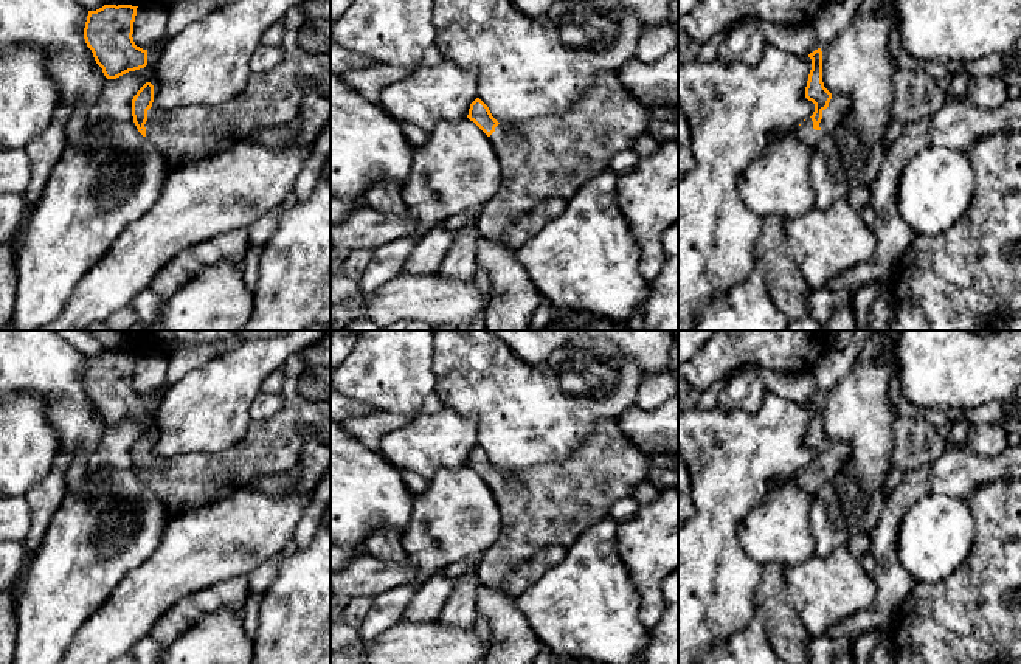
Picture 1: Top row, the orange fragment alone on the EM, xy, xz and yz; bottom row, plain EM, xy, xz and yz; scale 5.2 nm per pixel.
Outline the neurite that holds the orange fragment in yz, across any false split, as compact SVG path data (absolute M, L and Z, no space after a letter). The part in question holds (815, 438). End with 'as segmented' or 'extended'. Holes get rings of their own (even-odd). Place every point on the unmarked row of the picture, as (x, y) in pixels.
M821 396L810 400L808 405L812 406L812 417L805 434L805 445L815 451L815 459L794 476L794 482L801 490L815 496L846 465L850 458L850 447L830 441L824 434Z | extended

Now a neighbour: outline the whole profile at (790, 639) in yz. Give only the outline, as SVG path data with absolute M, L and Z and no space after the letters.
M779 563L763 566L756 607L767 616L767 631L777 658L784 664L810 664L810 635L788 602L787 566Z

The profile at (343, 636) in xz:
M331 621L331 652L349 648L358 641L360 630L340 621Z

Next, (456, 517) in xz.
M473 469L441 472L425 492L414 495L402 535L407 555L417 565L417 583L374 597L360 641L369 645L399 624L417 586L448 565L486 552L500 538L501 529L500 507Z

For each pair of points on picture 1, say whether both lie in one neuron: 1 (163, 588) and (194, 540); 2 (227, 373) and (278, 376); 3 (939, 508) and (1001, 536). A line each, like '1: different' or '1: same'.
1: same
2: different
3: different

